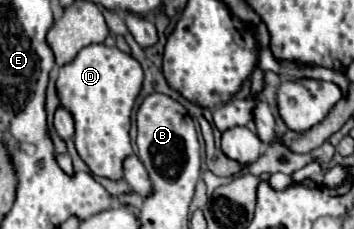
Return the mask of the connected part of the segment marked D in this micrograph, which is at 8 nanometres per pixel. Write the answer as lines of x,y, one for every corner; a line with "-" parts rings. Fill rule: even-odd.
90,44
82,48
70,64
60,68
56,80
60,102
76,120
76,150
94,176
112,180
122,178
122,162
128,154
132,154
128,134
130,114
140,94
142,80
144,72
130,54
120,52
116,46
108,48
104,44

